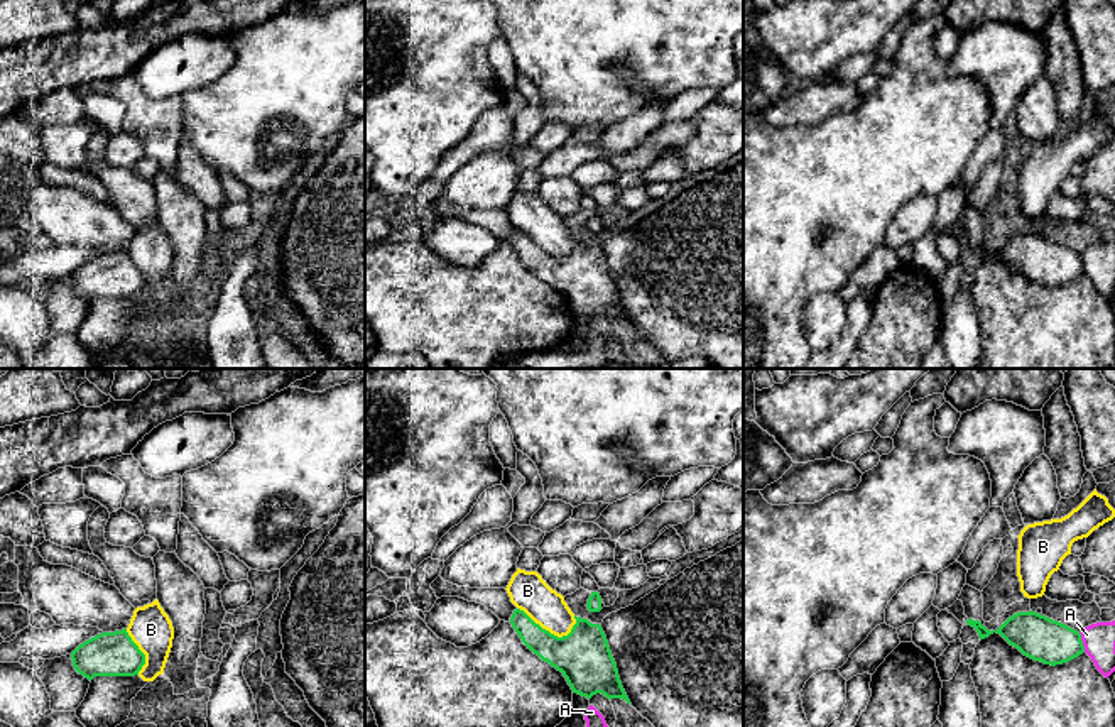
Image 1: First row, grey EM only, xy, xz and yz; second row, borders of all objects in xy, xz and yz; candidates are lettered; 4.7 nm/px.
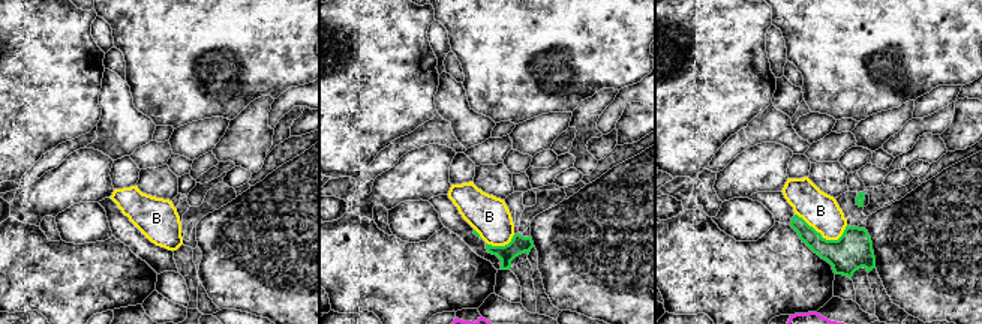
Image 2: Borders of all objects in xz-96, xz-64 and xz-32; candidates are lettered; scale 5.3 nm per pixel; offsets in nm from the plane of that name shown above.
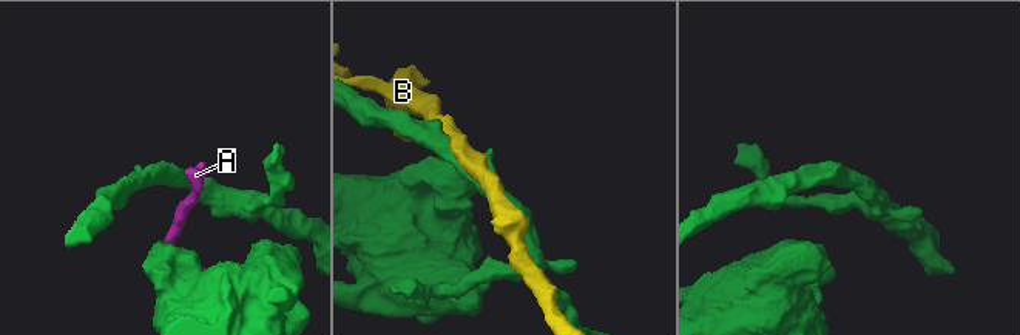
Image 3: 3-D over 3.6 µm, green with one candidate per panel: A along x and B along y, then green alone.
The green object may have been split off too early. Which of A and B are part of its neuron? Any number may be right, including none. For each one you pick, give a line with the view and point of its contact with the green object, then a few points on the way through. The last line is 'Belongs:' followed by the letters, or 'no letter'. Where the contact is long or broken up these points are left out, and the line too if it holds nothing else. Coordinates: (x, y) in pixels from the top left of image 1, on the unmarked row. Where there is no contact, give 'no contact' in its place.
Belongs: no letter

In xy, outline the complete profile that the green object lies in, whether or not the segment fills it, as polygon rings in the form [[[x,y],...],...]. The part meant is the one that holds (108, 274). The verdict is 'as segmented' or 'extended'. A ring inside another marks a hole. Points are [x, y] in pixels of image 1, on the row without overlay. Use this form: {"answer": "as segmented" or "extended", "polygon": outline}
{"answer": "as segmented", "polygon": [[[127,250],[101,254],[71,274],[74,291],[88,299],[135,298],[145,286],[145,276],[132,262]]]}

